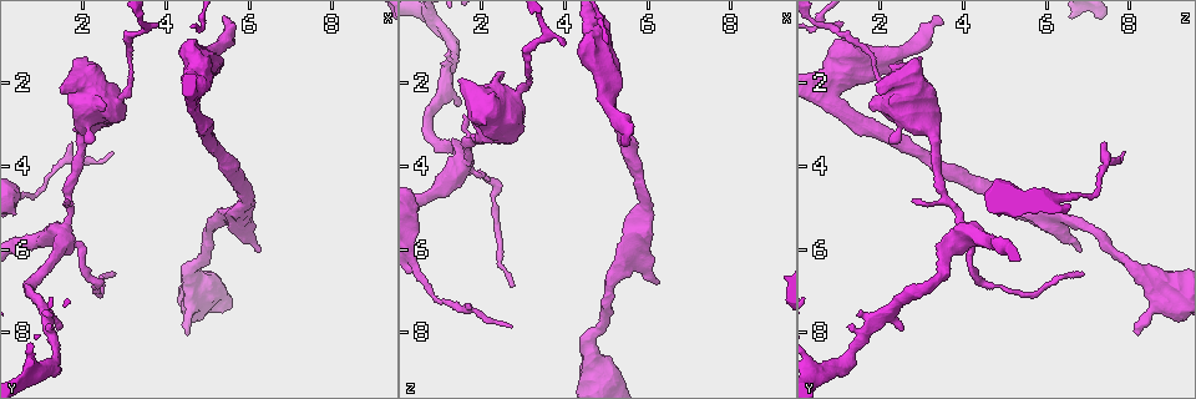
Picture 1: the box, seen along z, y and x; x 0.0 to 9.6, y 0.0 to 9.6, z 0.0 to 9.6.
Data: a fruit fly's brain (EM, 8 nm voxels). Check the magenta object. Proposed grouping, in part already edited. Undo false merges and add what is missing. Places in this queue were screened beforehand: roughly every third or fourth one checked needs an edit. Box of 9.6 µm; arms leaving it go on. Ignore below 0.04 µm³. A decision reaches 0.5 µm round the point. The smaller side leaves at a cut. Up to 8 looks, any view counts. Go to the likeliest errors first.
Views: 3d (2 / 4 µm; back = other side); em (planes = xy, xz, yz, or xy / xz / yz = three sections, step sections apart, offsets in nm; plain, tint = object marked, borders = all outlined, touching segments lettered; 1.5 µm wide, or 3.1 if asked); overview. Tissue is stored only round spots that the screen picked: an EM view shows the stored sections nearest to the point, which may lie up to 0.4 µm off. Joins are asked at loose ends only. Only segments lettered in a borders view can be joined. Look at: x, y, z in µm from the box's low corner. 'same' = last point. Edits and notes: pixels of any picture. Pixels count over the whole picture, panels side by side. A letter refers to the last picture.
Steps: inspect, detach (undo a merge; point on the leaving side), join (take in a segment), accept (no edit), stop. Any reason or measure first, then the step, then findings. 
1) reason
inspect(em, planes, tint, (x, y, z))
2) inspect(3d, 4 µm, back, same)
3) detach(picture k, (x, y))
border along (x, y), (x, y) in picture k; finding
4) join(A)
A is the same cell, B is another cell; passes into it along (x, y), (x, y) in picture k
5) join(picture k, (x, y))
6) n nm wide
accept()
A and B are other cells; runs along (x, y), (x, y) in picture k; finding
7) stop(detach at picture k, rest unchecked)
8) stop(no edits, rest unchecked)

an open end
inspect(3d, 2 µm, (4.45, 8.00, 8.15))

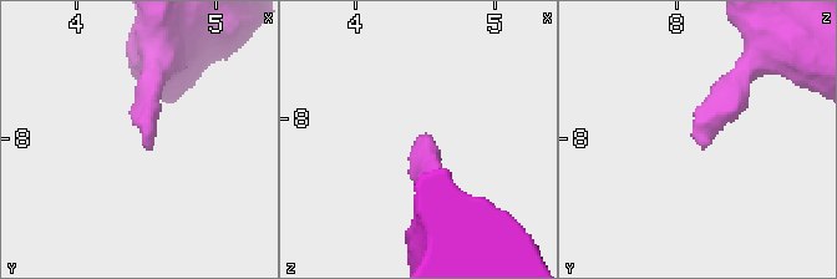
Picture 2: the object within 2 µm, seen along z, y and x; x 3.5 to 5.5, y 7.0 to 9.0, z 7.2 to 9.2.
now the EM
inspect(em, yz, step 8, tint, (4.48, 8.04, 8.18))

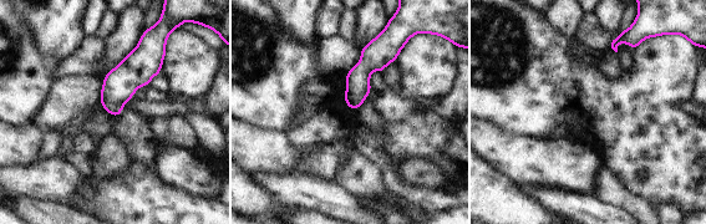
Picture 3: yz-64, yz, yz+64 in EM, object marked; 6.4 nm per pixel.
cut it another way
inspect(em, planes, borders, same)

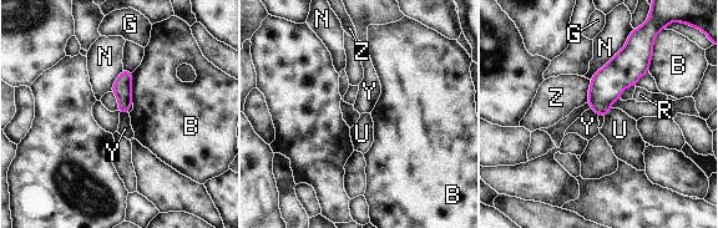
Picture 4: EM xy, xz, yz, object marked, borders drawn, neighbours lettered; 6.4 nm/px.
accept()
B, G, N, R, U, Y and Z are other cells; no lettered segment goes on from it

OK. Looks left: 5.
free end
inspect(em, xz, step 4, tint, (6.25, 6.05, 6.75))

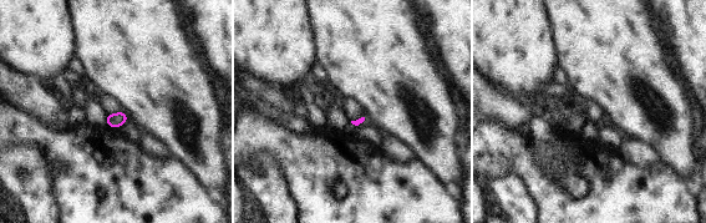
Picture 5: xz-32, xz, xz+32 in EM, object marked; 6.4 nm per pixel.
cut it another way
inspect(em, yz, step 8, tint, same)

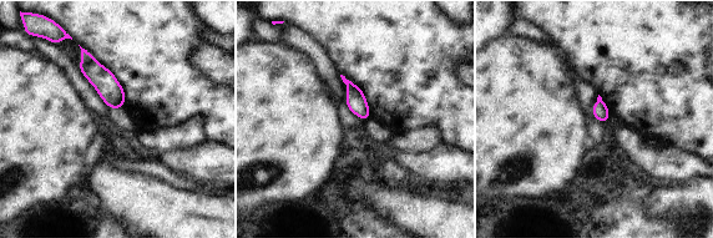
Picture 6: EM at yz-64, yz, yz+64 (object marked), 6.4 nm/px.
what lies round it
inspect(em, yz, step 8, borders, same)

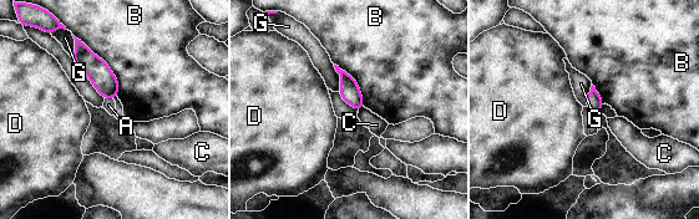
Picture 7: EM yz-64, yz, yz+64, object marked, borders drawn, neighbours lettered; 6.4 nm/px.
accept()
A, B, C, D and G are other cells; runs along (79, 46), (82, 56), (114, 93) in picture 7; none of them fits

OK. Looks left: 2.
branch stops here
inspect(em, planes, plain, (4.00, 0.60, 1.10))

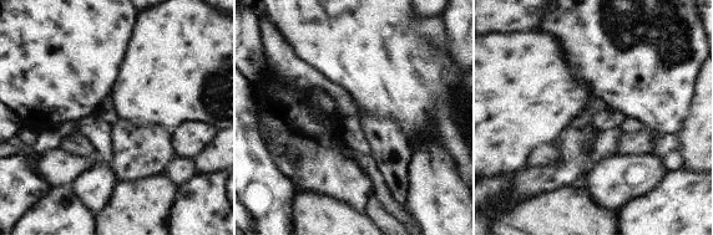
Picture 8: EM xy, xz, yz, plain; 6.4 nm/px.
inspect(em, planes, borders, same)

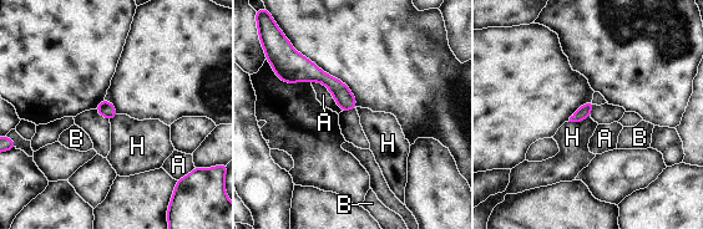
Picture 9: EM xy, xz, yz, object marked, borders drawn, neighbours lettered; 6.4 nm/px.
accept()
A, B and H are other cells; border along (590, 116), (580, 121), (569, 122) in picture 9; none of them fits

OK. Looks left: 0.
stop(no edits, rest unchecked)

